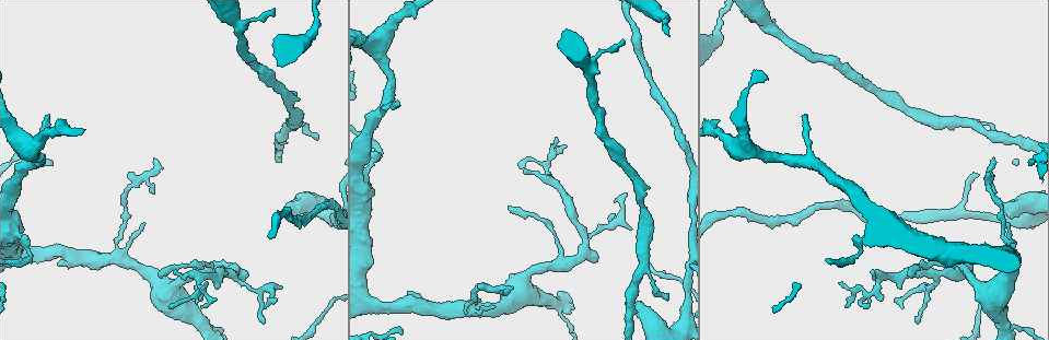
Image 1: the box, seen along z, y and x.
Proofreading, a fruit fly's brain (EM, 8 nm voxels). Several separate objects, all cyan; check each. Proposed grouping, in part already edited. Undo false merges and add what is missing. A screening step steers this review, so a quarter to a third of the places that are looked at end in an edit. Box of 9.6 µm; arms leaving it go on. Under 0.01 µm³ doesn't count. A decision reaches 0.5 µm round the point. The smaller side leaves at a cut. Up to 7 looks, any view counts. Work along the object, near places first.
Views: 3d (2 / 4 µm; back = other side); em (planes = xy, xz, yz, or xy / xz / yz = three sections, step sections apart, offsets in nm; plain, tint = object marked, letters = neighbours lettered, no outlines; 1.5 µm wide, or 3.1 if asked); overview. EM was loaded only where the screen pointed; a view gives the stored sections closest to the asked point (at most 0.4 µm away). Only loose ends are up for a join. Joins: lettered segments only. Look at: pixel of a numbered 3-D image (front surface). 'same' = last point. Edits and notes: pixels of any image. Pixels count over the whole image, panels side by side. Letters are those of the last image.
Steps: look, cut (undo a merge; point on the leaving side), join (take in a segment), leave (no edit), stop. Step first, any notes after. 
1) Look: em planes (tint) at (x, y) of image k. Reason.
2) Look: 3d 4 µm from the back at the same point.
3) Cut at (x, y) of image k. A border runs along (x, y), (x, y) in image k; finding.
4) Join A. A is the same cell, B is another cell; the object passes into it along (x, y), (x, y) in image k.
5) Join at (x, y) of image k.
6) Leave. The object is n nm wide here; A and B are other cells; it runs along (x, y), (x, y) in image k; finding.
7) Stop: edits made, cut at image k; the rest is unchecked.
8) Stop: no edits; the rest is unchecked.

Look: em xy step 4 (tint) at (1002, 205) of image 1. Narrows sharply.

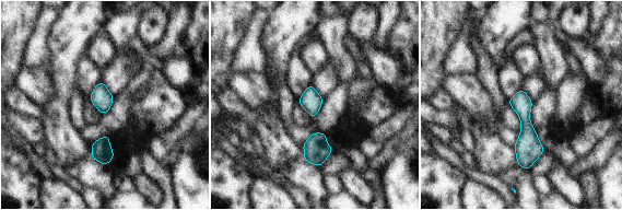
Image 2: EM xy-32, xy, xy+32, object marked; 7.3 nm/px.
Look: em xz step 4 (letters) at the same point.

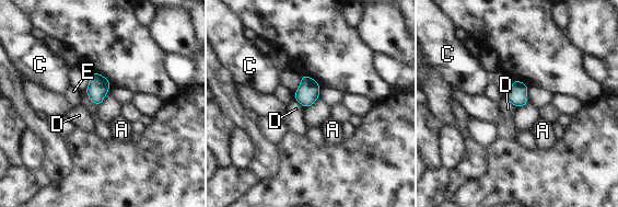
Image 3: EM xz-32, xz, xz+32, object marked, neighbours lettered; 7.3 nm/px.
Leave. The object is 140 nm wide here; A, C, D and E are other cells; a border runs along (504, 99), (517, 107) in image 3; all the same neuron.

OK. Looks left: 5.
Look: em planes (letters) at (407, 291) of image 1. Thick end.

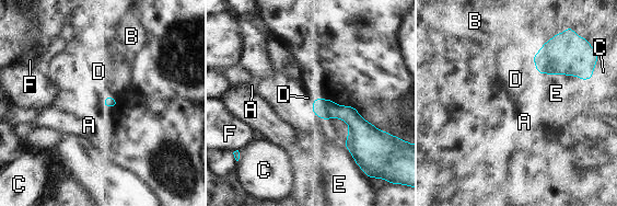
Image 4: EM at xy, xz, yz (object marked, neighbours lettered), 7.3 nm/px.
Leave. A, B, C, D, E and F are other cells; a border runs along (533, 56), (538, 73) in image 4; no lettered segment goes on from it.

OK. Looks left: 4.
Look: em planes (letters) at (1005, 210) of image 1. Free end.

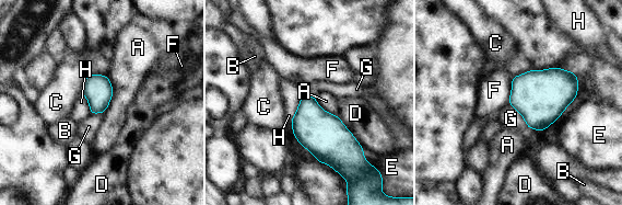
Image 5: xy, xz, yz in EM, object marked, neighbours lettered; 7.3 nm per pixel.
Leave. A, B, C, D, E, F, G and H are other cells; a border runs along (509, 103), (521, 115), (528, 126) in image 5; no lettered segment goes on from it.

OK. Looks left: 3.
Stop: no edits; the rest is unchecked.

